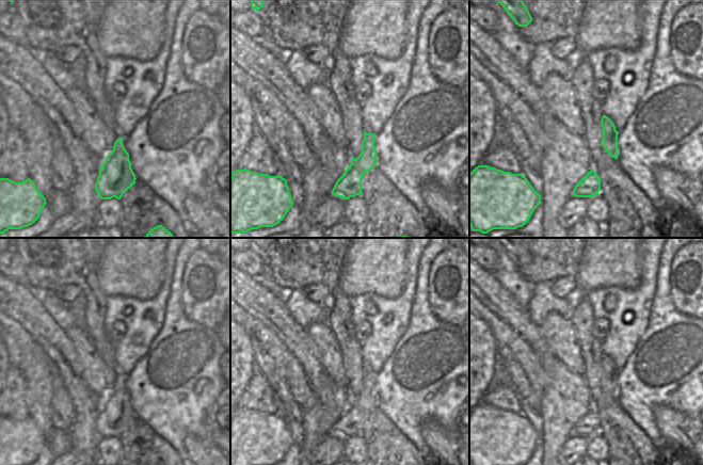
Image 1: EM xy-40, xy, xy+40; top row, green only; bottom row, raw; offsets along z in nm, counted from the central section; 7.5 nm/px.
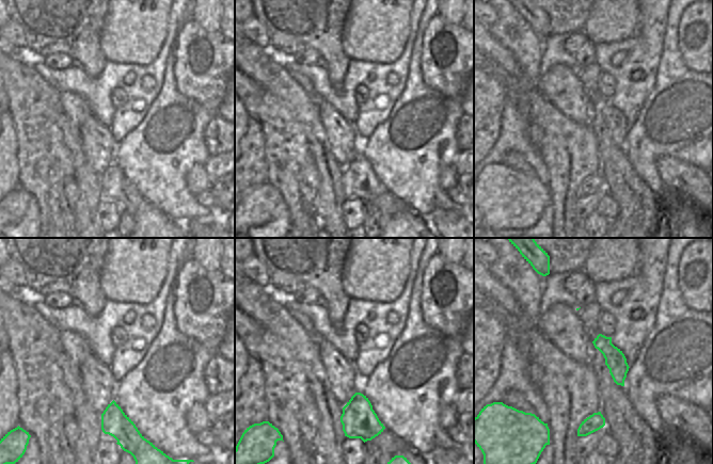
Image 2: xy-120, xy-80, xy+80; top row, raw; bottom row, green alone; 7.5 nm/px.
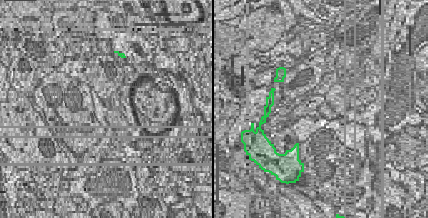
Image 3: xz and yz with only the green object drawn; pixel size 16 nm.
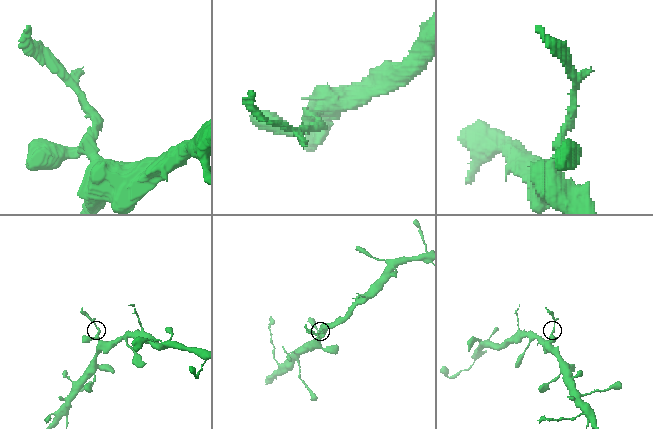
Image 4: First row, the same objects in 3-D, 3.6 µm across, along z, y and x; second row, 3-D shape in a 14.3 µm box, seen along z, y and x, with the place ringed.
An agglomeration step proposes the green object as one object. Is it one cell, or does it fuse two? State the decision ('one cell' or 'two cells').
two cells

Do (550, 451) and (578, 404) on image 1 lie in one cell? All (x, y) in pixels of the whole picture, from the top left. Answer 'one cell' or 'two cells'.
one cell

